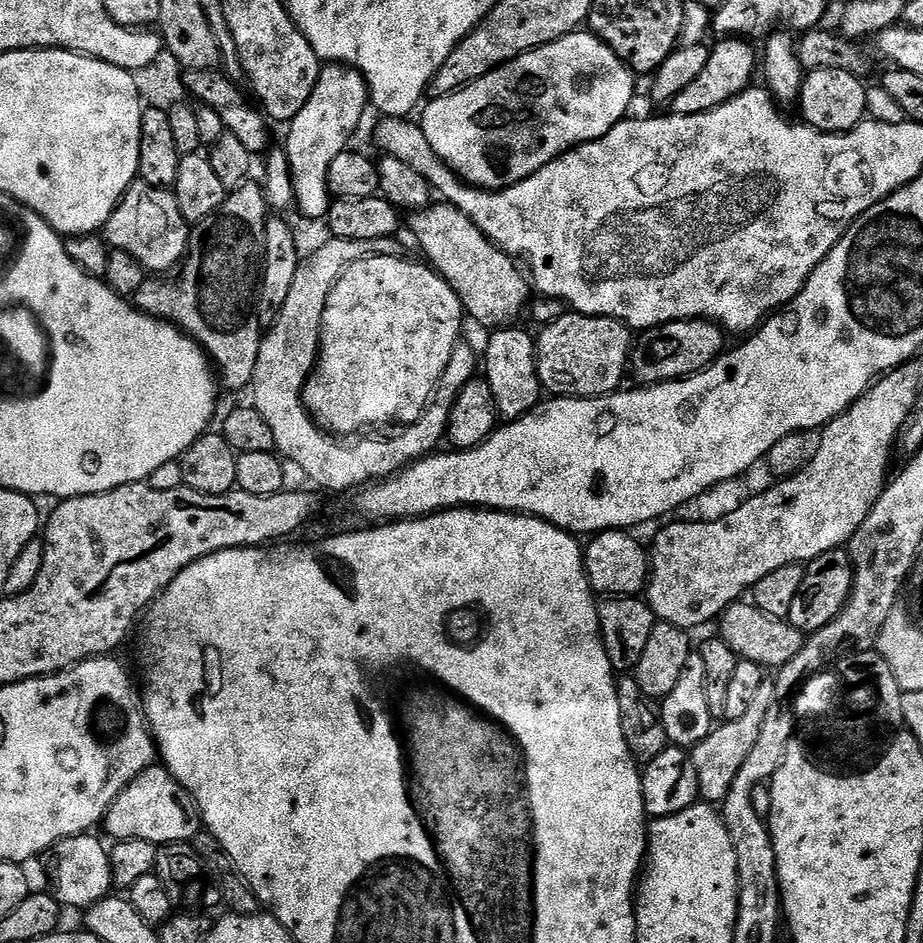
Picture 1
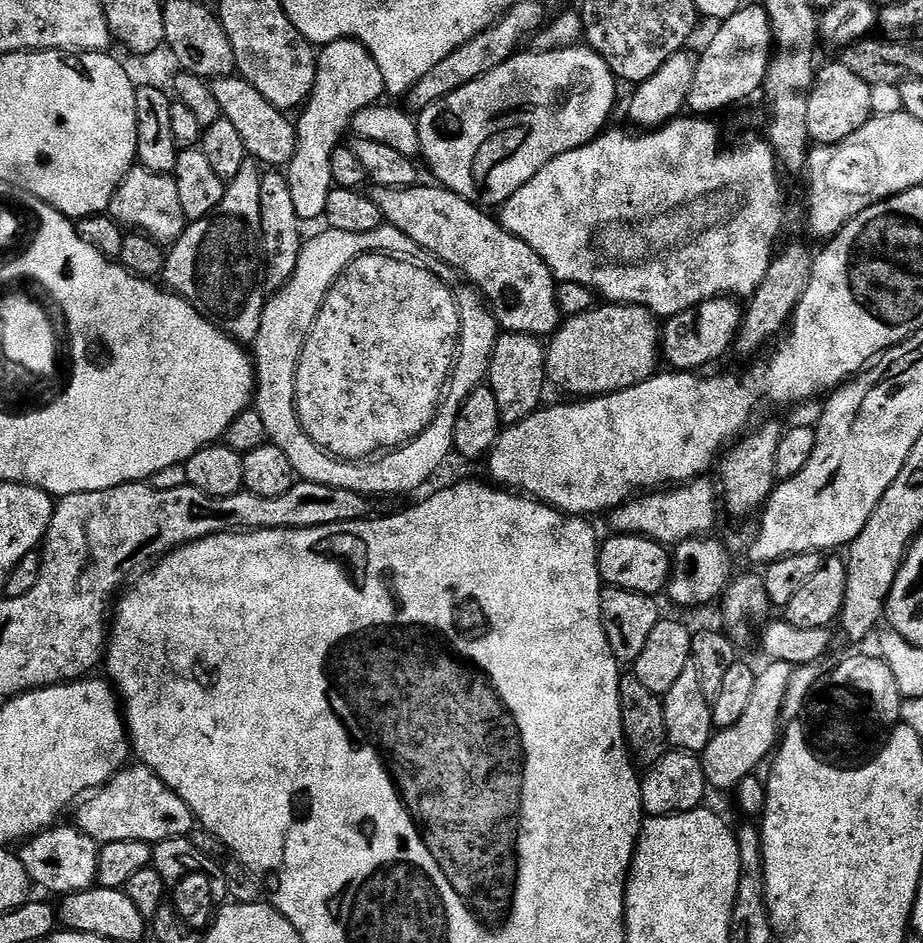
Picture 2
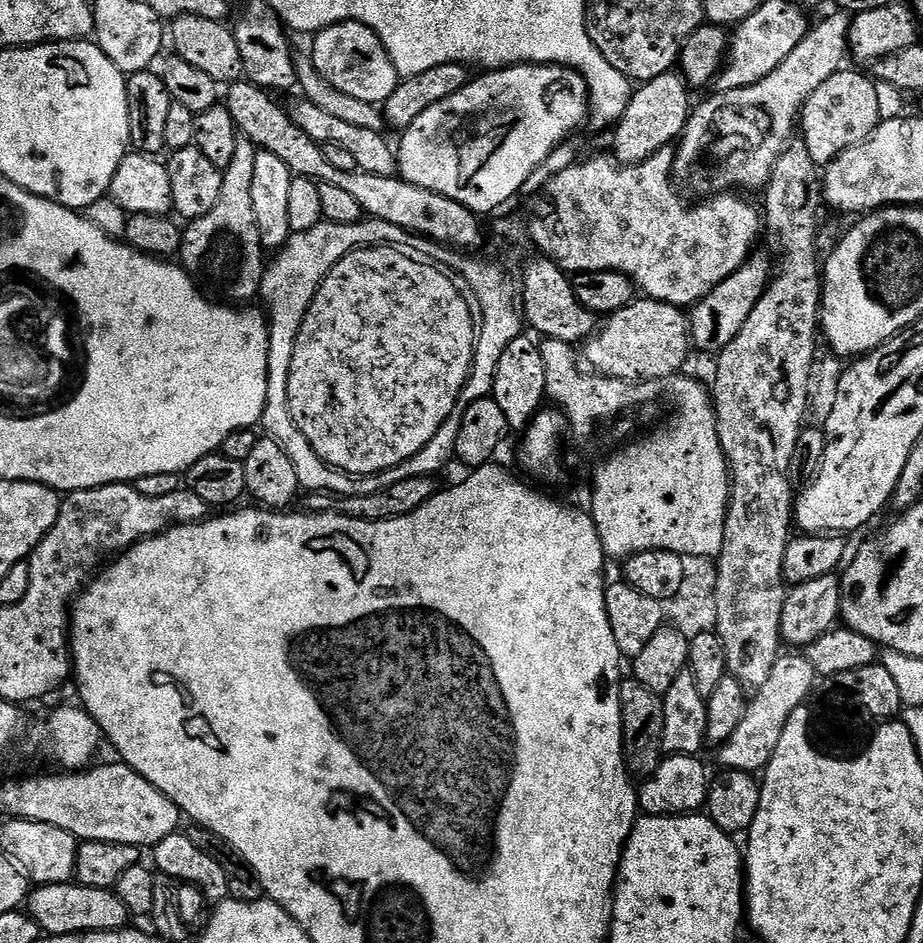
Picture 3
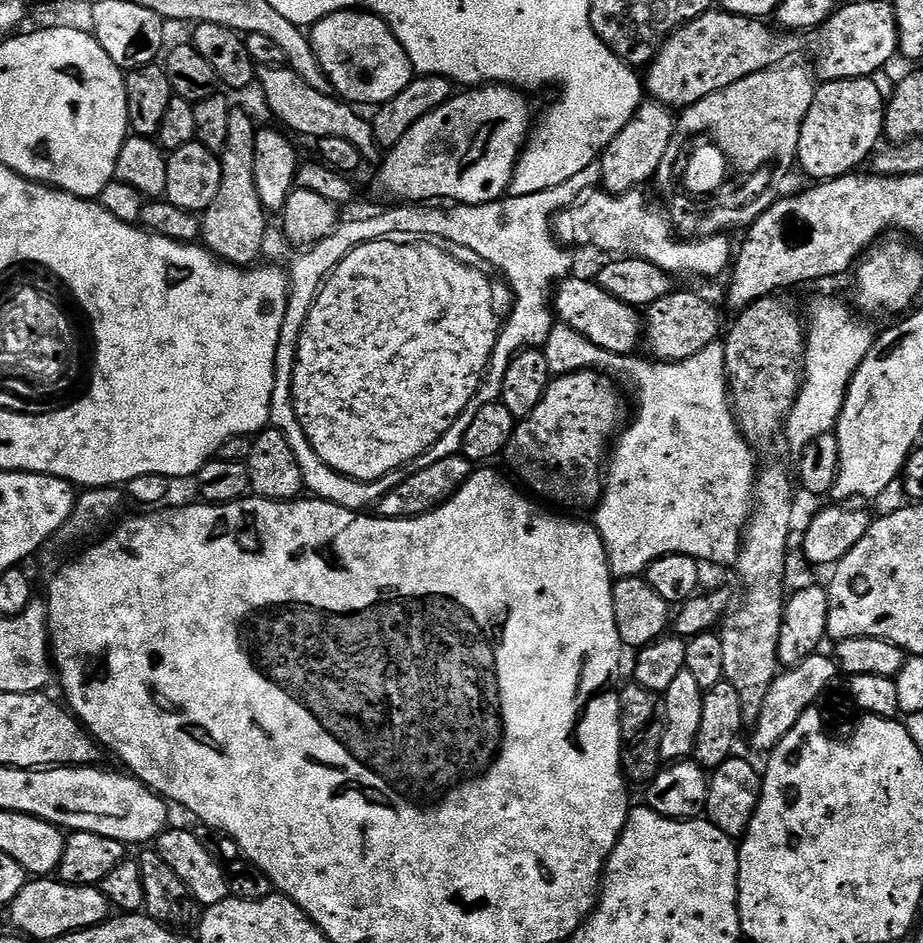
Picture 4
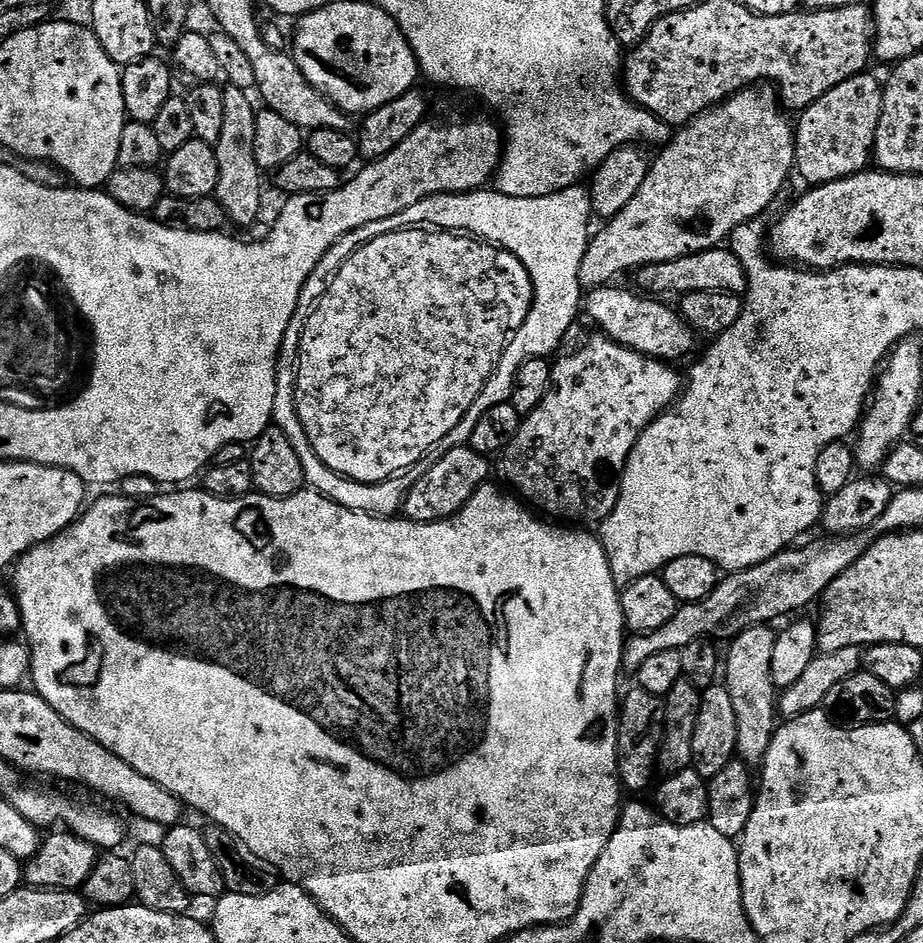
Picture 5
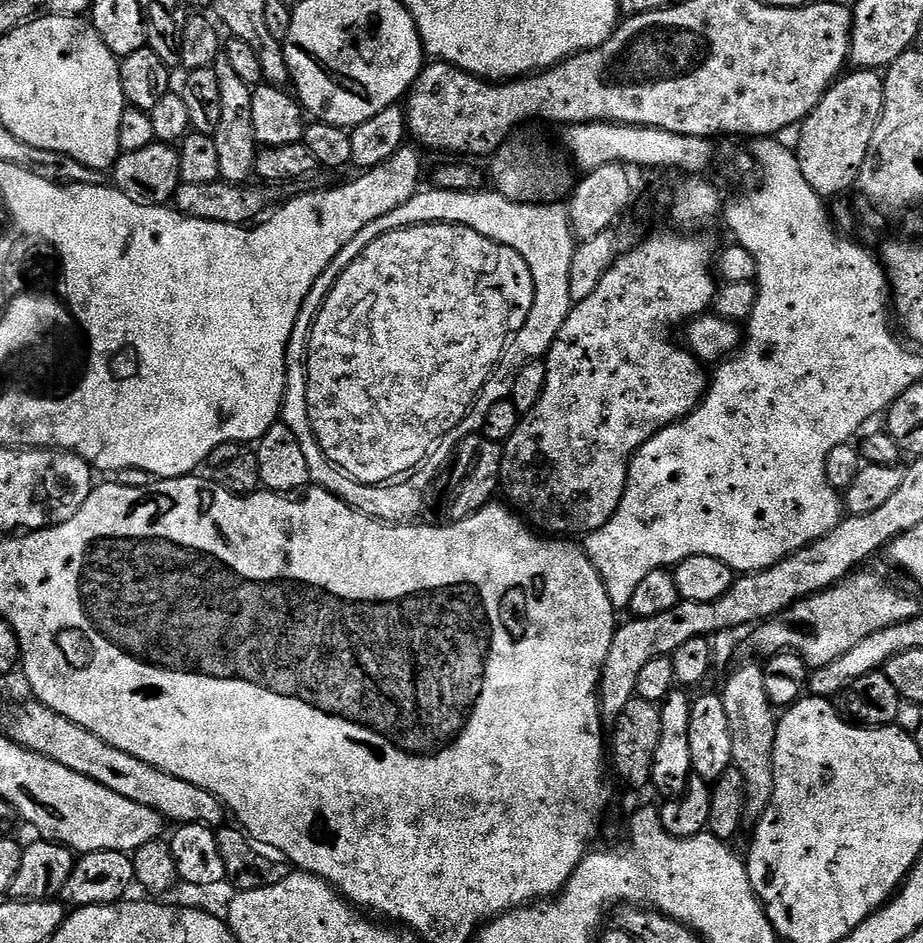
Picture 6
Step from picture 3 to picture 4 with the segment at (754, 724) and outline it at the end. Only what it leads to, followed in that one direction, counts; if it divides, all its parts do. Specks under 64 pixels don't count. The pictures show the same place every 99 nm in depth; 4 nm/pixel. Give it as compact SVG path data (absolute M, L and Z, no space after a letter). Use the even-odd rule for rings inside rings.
M817 654L806 658L806 662L798 662L798 666L784 668L774 678L766 702L762 702L762 714L758 714L752 732L752 744L763 754L771 753L778 746L778 742L806 714L806 710L813 707L823 697L824 691L838 679L838 669L835 659L831 655ZM817 699L817 700L816 700Z

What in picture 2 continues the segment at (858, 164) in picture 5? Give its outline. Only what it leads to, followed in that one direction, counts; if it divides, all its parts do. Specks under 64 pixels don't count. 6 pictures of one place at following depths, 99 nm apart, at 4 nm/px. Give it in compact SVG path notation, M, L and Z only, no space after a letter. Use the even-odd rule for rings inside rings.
M832 62L825 68L821 67L816 73L816 83L812 86L810 102L810 141L816 146L837 144L850 138L866 122L872 119L870 106L870 90L872 87L862 78L855 76L846 66L839 62Z

